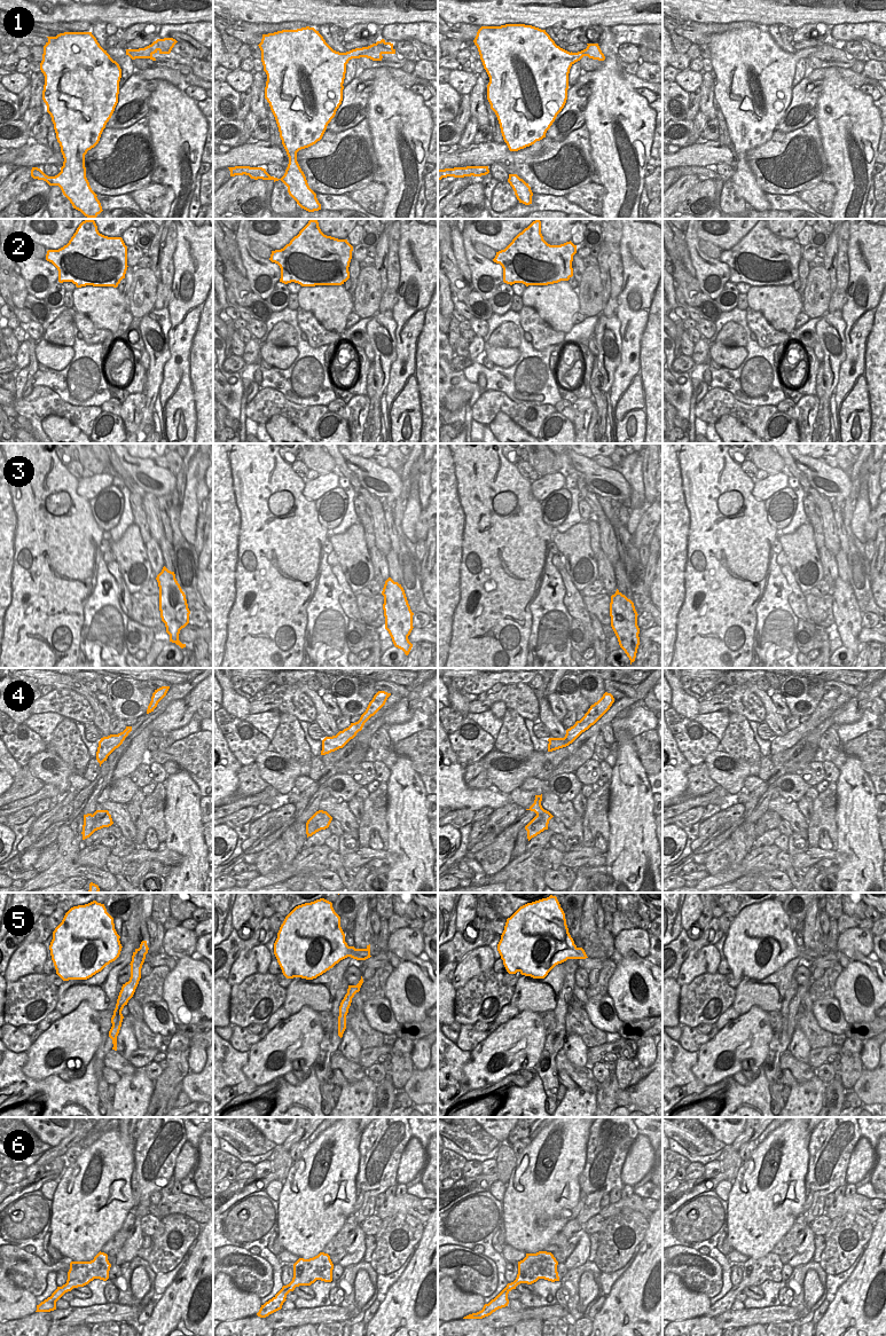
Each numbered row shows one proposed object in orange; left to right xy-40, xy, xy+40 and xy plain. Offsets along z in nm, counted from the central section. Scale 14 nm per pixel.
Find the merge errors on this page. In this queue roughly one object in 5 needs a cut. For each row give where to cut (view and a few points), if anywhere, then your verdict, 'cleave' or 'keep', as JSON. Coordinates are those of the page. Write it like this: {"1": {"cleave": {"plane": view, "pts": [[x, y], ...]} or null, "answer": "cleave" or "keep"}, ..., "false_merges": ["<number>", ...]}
{"1": {"cleave": null, "answer": "keep"}, "2": {"cleave": {"plane": "xy", "pts": [[350, 252], [300, 280]]}, "answer": "cleave"}, "3": {"cleave": null, "answer": "keep"}, "4": {"cleave": {"plane": "xy-40", "pts": [[92, 815], [93, 832]]}, "answer": "cleave"}, "5": {"cleave": {"plane": "xy+40", "pts": [[574, 945], [573, 950], [580, 958]]}, "answer": "cleave"}, "6": {"cleave": null, "answer": "keep"}, "false_merges": ["2", "4", "5"]}

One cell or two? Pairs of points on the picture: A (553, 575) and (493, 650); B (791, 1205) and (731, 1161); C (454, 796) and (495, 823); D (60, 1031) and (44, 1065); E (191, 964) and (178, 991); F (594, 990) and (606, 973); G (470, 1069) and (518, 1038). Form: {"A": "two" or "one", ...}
{"A": "two", "B": "two", "C": "two", "D": "one", "E": "one", "F": "one", "G": "one"}

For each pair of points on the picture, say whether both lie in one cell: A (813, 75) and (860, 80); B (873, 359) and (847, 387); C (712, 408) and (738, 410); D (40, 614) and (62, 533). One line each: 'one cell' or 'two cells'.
A: one cell
B: one cell
C: one cell
D: one cell

